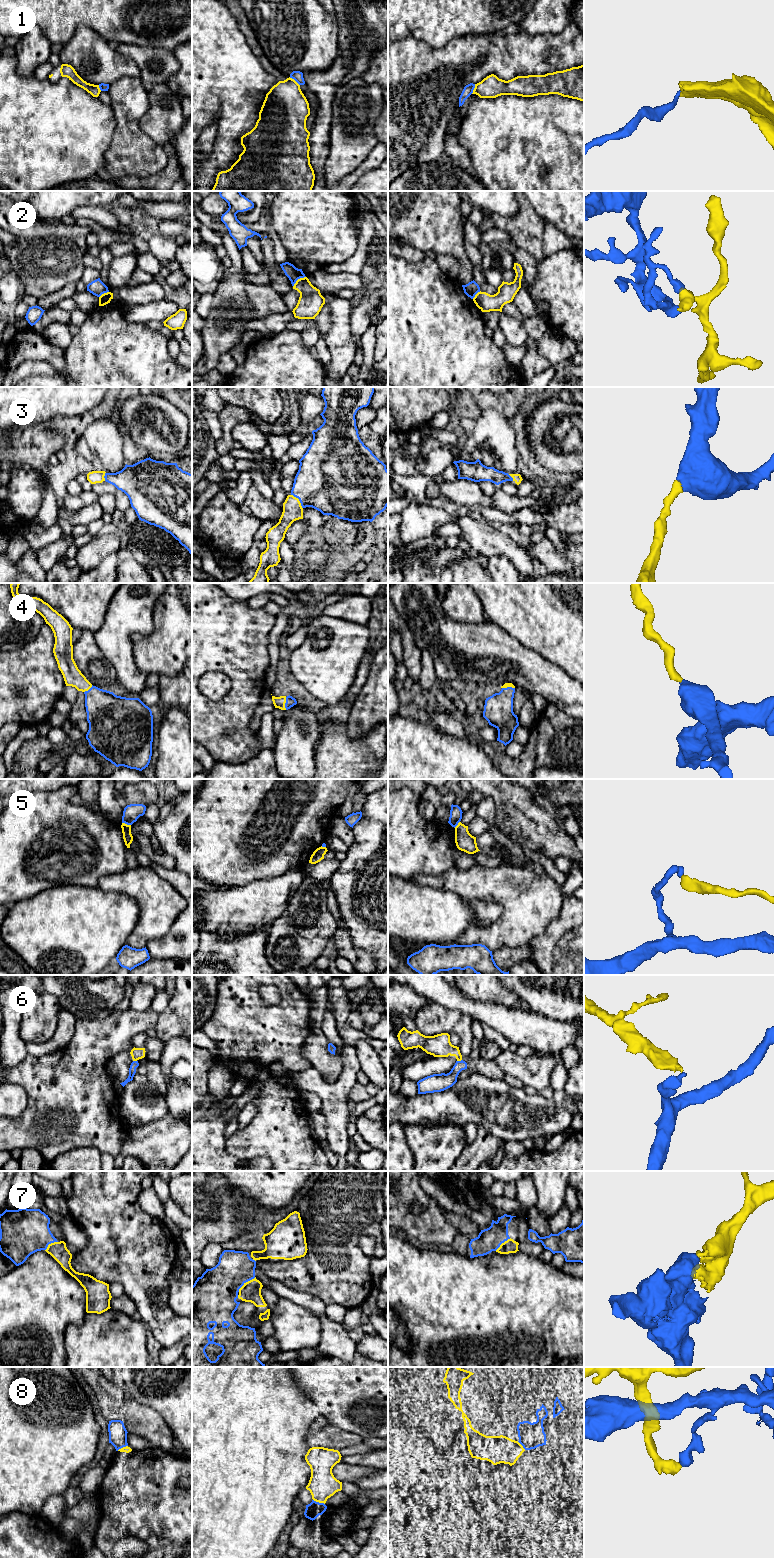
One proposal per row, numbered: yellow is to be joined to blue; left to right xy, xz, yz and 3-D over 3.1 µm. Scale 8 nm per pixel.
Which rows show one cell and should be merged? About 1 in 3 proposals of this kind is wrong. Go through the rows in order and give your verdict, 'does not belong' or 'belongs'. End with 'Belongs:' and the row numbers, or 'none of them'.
1: does not belong
2: does not belong
3: belongs
4: belongs
5: does not belong
6: does not belong
7: belongs
8: does not belong
Belongs: 3, 4, 7

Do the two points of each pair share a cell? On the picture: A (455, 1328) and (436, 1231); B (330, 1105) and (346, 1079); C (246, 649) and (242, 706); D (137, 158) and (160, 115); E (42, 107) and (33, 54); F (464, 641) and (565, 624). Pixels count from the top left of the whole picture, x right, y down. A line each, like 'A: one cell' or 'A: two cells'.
A: two cells
B: one cell
C: one cell
D: two cells
E: two cells
F: two cells

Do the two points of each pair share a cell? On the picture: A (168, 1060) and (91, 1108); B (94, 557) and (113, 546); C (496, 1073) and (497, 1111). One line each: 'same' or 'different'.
A: different
B: same
C: different

